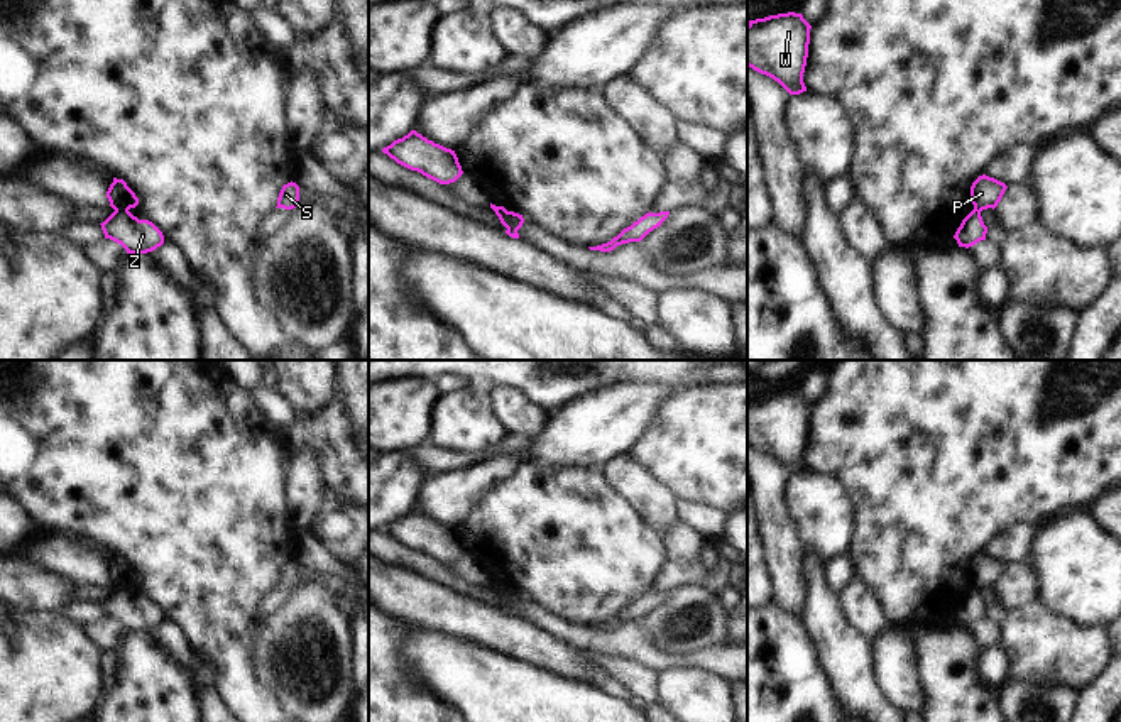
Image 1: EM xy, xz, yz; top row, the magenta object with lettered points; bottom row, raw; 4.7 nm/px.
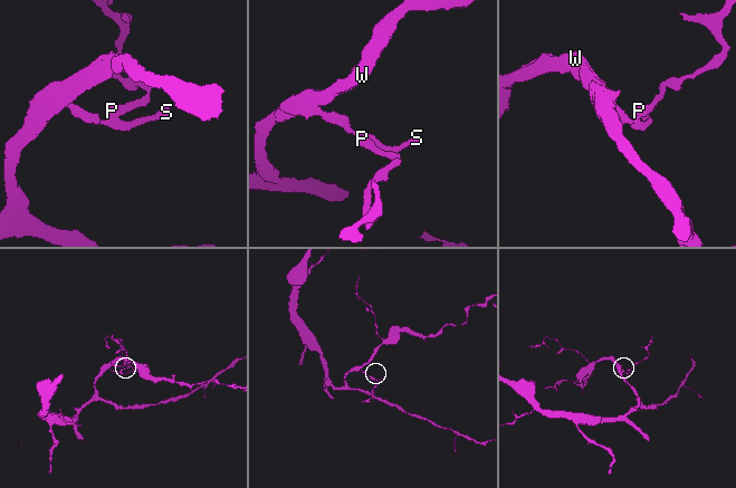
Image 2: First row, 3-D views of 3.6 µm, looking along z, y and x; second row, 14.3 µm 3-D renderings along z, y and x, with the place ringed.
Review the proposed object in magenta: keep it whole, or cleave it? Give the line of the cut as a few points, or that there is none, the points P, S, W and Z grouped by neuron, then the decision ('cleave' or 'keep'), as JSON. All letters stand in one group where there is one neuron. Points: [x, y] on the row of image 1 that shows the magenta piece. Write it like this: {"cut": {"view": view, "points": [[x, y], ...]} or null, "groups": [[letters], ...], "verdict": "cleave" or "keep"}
{"cut": {"view": "xy", "points": [[115, 208], [127, 210]]}, "groups": [["P"], ["S", "W", "Z"]], "verdict": "cleave"}

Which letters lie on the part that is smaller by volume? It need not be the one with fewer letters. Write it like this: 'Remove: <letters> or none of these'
Remove: P

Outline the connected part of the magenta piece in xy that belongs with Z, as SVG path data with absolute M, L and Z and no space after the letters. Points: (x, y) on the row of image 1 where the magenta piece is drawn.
M115 210L101 225L105 238L120 243L127 254L147 254L164 243L162 232L129 210Z

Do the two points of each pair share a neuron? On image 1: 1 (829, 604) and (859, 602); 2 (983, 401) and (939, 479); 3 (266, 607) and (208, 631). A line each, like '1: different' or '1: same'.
1: different
2: same
3: different

